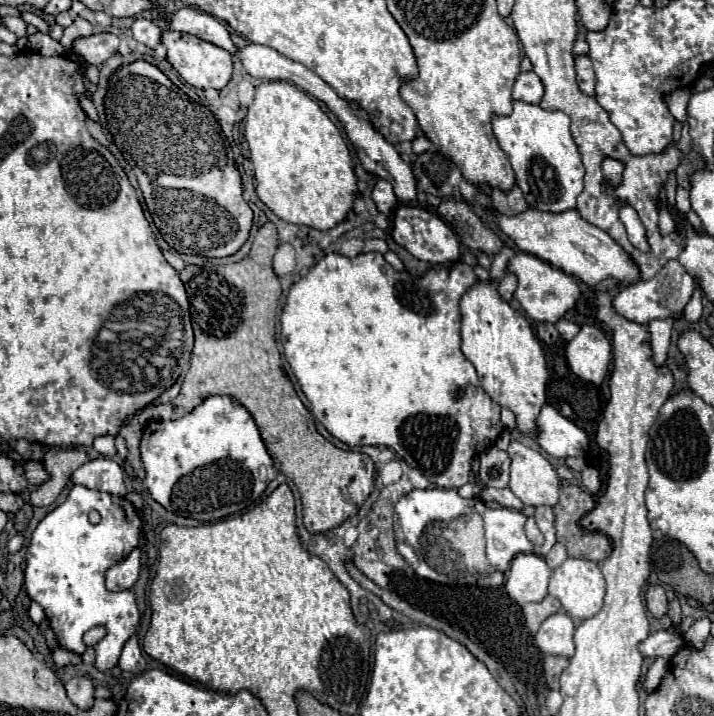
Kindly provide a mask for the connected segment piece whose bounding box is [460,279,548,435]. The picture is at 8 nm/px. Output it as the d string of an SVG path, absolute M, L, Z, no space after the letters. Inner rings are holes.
M476 281L460 299L462 311L462 353L474 365L484 391L502 407L514 411L522 433L534 435L534 417L546 403L548 369L542 355L540 341L536 339L524 313L502 301L498 281Z

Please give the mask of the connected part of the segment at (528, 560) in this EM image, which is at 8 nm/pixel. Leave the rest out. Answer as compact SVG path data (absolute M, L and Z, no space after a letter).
M520 553L512 559L506 571L506 591L512 601L526 605L532 601L542 601L546 595L550 567L546 561L534 553Z

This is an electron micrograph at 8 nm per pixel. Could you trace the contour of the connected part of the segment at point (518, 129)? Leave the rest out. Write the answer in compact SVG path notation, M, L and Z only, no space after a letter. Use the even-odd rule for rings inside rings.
M514 101L510 115L496 115L492 119L494 135L508 155L516 185L522 189L530 207L540 211L568 211L576 207L576 197L582 193L584 165L570 133L570 117L562 111L546 111L540 105Z

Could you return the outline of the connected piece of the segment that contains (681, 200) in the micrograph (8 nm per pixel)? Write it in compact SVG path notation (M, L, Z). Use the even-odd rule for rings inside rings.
M676 189L676 207L682 215L690 213L690 199L688 199L688 189Z

